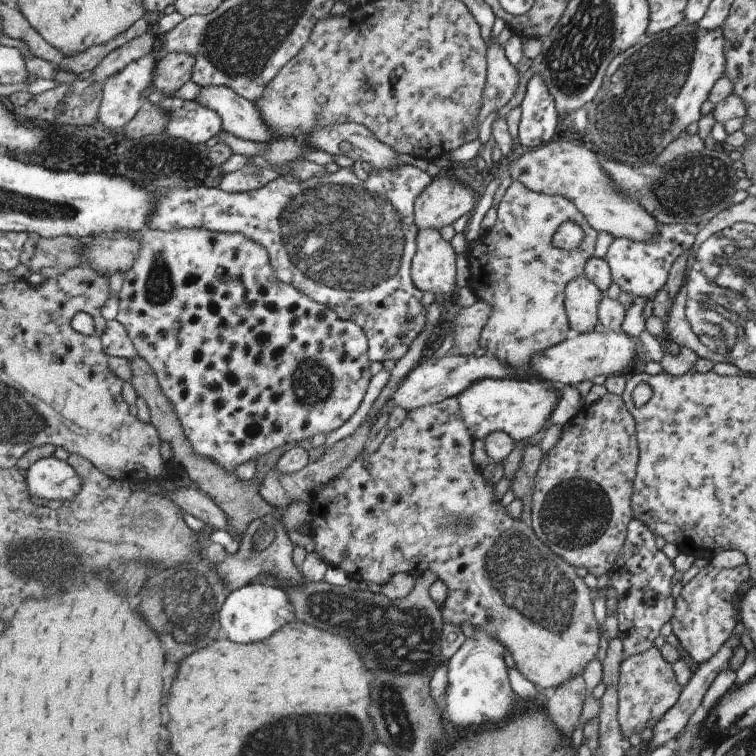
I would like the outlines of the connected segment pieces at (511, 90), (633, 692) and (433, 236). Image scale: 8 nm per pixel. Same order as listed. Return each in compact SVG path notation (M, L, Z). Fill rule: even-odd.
M497 42L489 46L489 74L487 94L483 94L483 116L499 112L517 92L521 72L505 58L505 48Z
M657 648L623 660L617 682L617 720L623 736L629 738L633 732L641 734L645 728L653 730L655 724L663 718L663 714L667 714L667 710L671 710L671 706L677 702L681 690L683 686L677 684L673 666L661 658Z
M437 228L419 234L419 252L413 260L413 278L423 292L453 296L457 290L457 250Z

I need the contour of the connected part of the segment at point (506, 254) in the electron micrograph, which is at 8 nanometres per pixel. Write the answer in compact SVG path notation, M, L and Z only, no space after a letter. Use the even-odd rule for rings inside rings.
M513 182L507 194L499 202L499 220L495 228L491 232L483 232L479 242L473 242L469 246L467 262L469 262L475 296L495 306L491 322L483 330L481 348L487 348L487 356L497 356L503 362L507 362L511 368L515 368L515 374L511 376L511 380L549 382L535 374L529 374L529 362L531 358L535 358L535 354L543 354L543 350L549 350L551 346L559 346L559 342L567 342L571 336L575 336L567 326L567 316L563 308L565 286L575 276L585 274L583 264L593 254L593 246L597 246L595 238L597 238L595 228L587 224L587 218L579 214L579 208L575 208L575 204L571 204L563 196L537 194L537 192L531 192L527 186L523 186L521 182ZM563 222L573 222L583 232L583 238L575 250L555 250L551 246L551 238Z

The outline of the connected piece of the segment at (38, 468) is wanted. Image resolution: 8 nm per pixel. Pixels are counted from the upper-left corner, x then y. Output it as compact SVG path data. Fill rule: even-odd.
M43 458L27 472L27 486L37 502L61 500L73 502L85 486L85 478L59 458Z

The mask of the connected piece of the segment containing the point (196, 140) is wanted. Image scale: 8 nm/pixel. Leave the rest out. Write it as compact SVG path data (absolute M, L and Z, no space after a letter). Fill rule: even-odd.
M163 98L159 106L167 112L169 136L189 140L191 144L205 144L211 136L225 130L221 116L203 104L185 102L181 98Z

